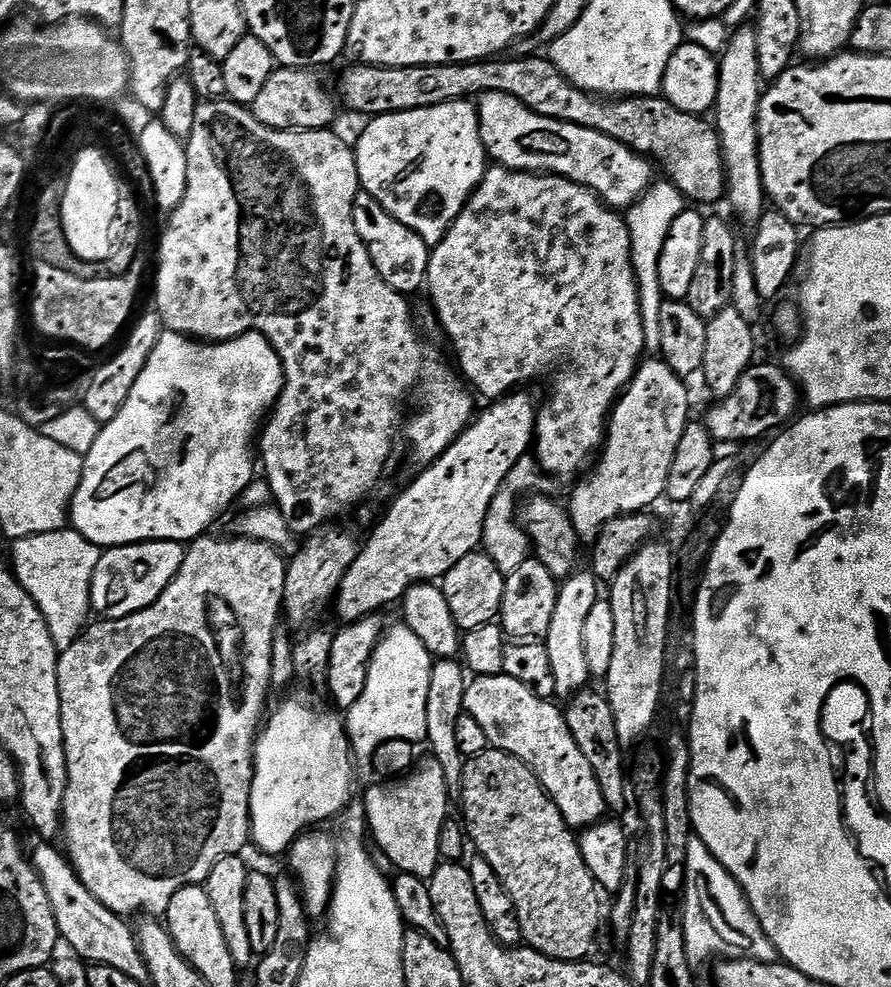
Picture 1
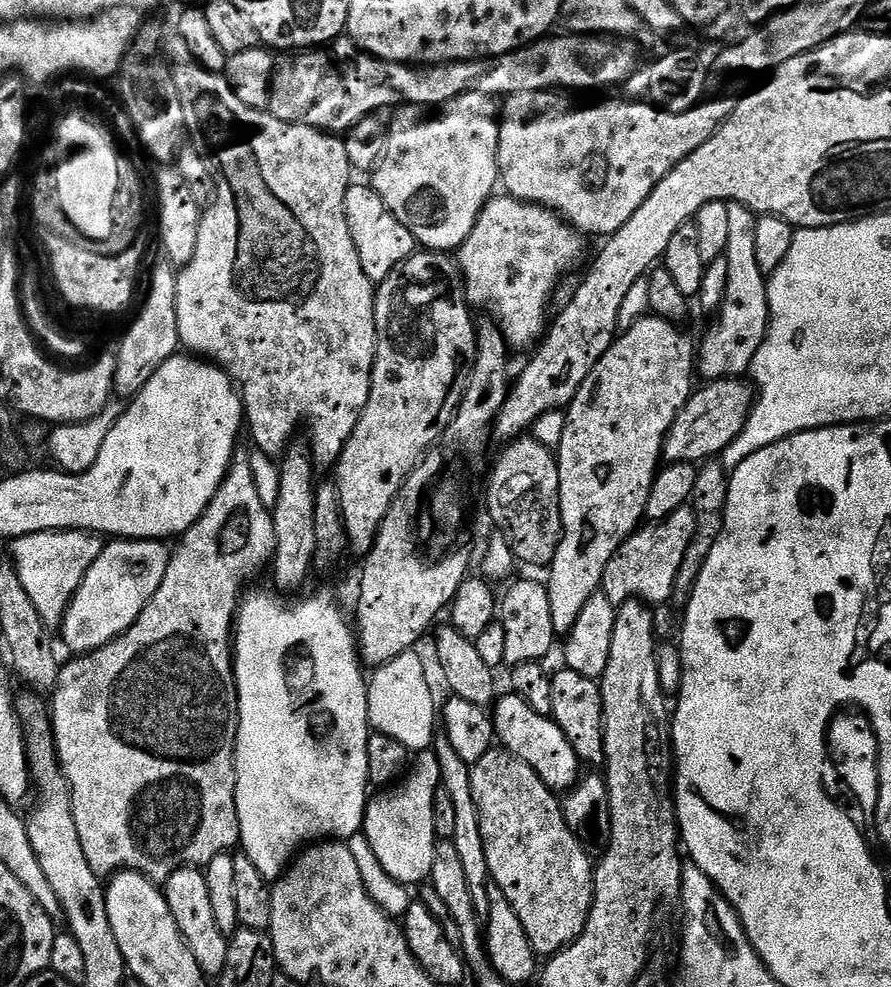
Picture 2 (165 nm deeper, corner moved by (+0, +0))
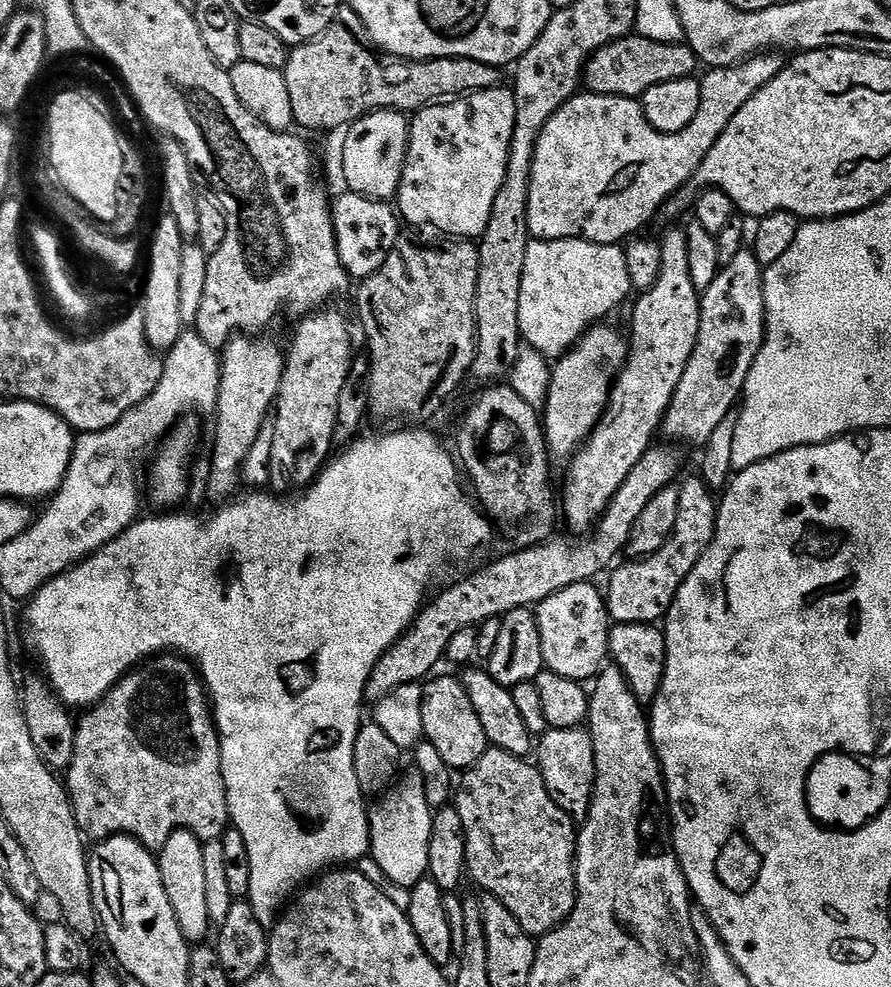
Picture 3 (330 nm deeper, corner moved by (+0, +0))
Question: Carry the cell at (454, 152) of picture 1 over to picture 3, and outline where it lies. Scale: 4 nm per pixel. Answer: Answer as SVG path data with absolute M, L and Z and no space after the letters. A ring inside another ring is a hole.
M504 87L487 88L484 92L470 92L451 102L430 104L411 117L408 156L404 159L400 189L394 197L405 225L437 228L448 238L483 236L494 210L494 198L498 198L498 190L502 190L502 182L506 178L508 155L514 138L516 94L511 87Z

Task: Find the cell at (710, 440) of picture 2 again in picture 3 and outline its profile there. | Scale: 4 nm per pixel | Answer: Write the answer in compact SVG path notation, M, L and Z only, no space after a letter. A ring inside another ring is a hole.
M659 446L649 448L640 459L639 466L628 475L628 481L618 490L602 523L587 538L553 538L544 544L536 544L533 548L512 550L509 556L486 565L481 572L446 589L433 604L431 601L421 611L412 627L390 650L386 650L384 657L374 666L364 687L365 701L375 706L402 686L427 681L433 675L431 672L439 666L440 660L442 664L447 657L454 634L481 626L487 619L503 618L519 608L531 609L550 598L550 594L566 590L566 586L586 584L595 581L599 572L607 573L613 567L612 559L623 548L625 551L629 547L636 523L647 513L644 511L647 510L648 503L675 478L679 468L680 460L670 449Z

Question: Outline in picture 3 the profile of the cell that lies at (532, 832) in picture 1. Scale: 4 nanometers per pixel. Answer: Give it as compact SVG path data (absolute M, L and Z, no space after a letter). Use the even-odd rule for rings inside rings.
M489 747L488 751L482 754L479 762L473 768L469 768L463 773L464 780L462 776L454 793L454 806L462 818L462 826L464 827L466 872L470 880L472 876L473 882L478 887L485 888L483 891L487 895L501 900L506 906L506 910L510 910L510 914L514 914L514 918L520 923L524 933L533 938L539 938L566 923L576 905L576 837L578 832L574 827L574 821L558 807L554 802L554 798L550 798L539 767L535 763L527 763L530 762L525 757L515 756L497 747Z

